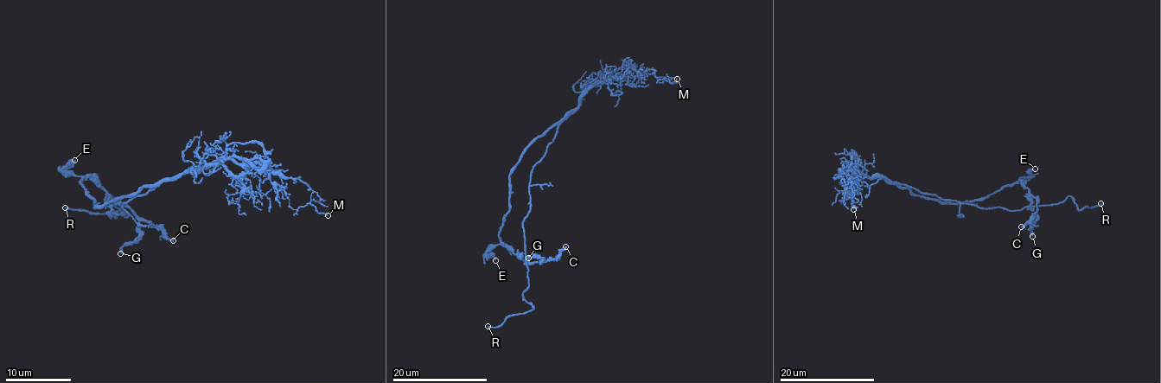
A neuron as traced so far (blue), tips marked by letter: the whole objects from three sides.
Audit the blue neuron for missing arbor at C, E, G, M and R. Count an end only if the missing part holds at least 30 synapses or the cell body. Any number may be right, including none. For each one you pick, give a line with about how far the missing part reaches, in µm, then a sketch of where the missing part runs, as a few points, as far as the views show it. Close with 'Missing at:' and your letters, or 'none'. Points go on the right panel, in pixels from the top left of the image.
R: Missing length about 15 µm. Course of what is missing: (1100, 203), (1103, 201), (1106, 207), (1113, 204), (1115, 207)
Missing at: R

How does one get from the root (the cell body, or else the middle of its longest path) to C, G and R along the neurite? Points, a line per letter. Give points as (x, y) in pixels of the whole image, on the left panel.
C: (132, 199), (122, 206), (122, 213), (114, 212), (114, 215), (111, 199), (125, 204), (173, 240)
G: (132, 199), (116, 217), (109, 201), (122, 202), (138, 222), (138, 235), (120, 253)
R: (132, 199), (116, 217), (120, 206), (114, 197), (125, 217), (65, 207)

